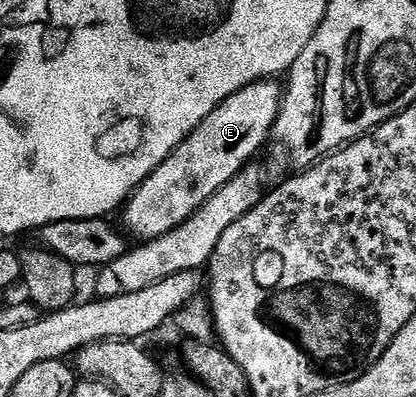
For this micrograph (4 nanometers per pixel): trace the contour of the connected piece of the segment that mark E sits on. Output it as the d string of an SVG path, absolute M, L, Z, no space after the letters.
M260 80L233 92L233 96L213 108L213 112L193 128L191 135L127 199L121 210L122 229L132 239L150 240L185 224L189 216L197 213L222 186L242 172L263 145L263 149L268 145L283 103L283 92L284 87L278 81Z

